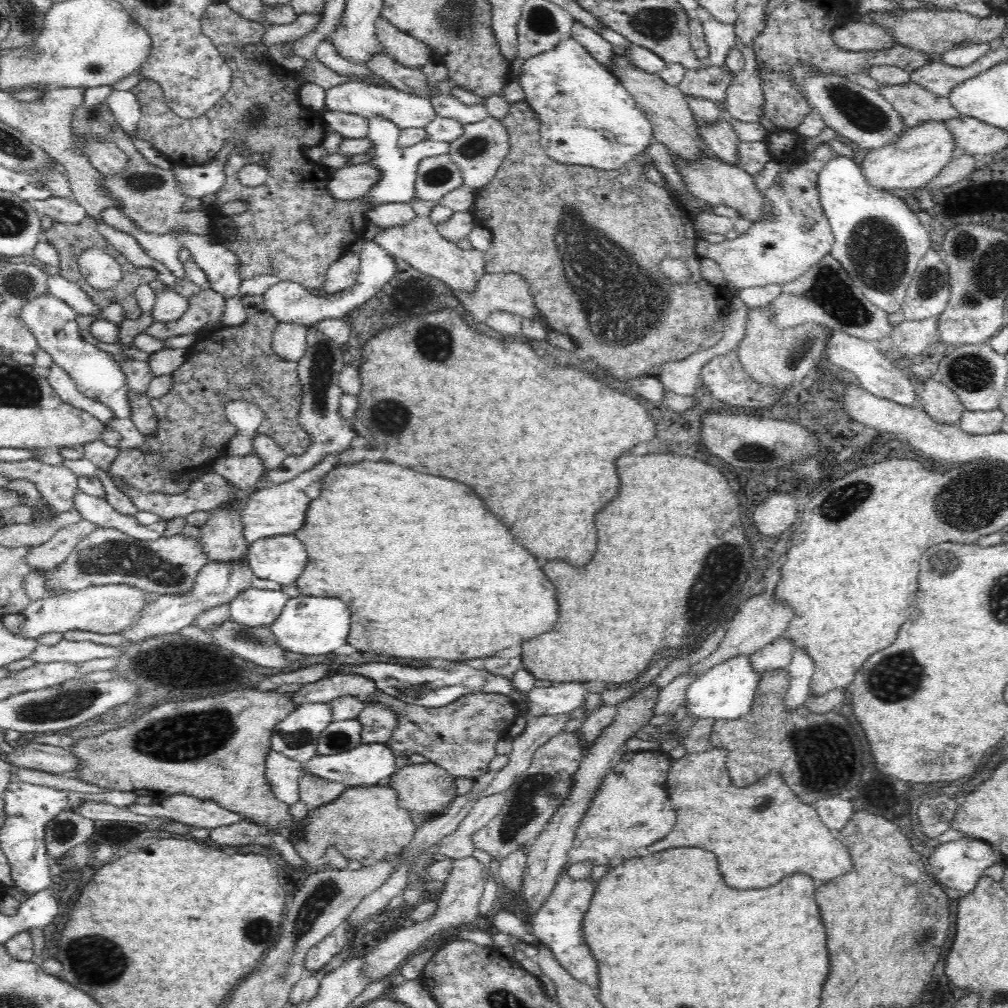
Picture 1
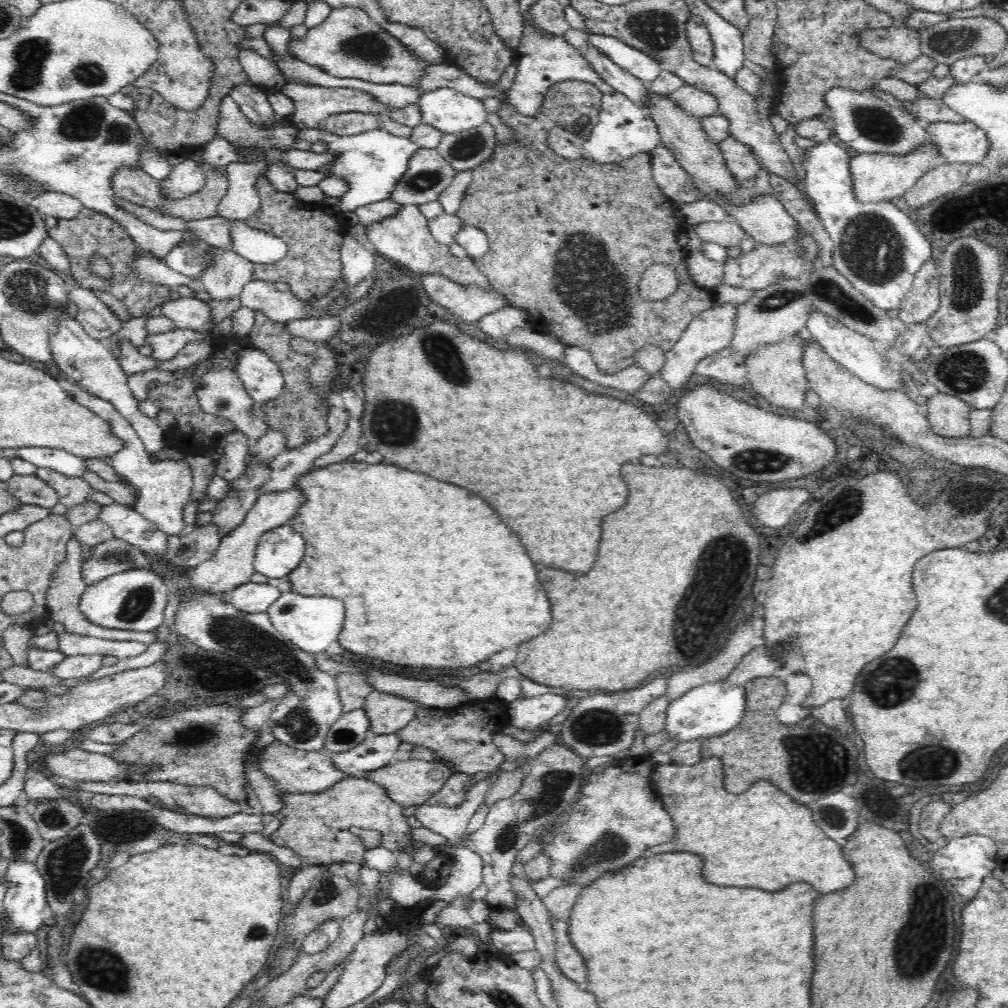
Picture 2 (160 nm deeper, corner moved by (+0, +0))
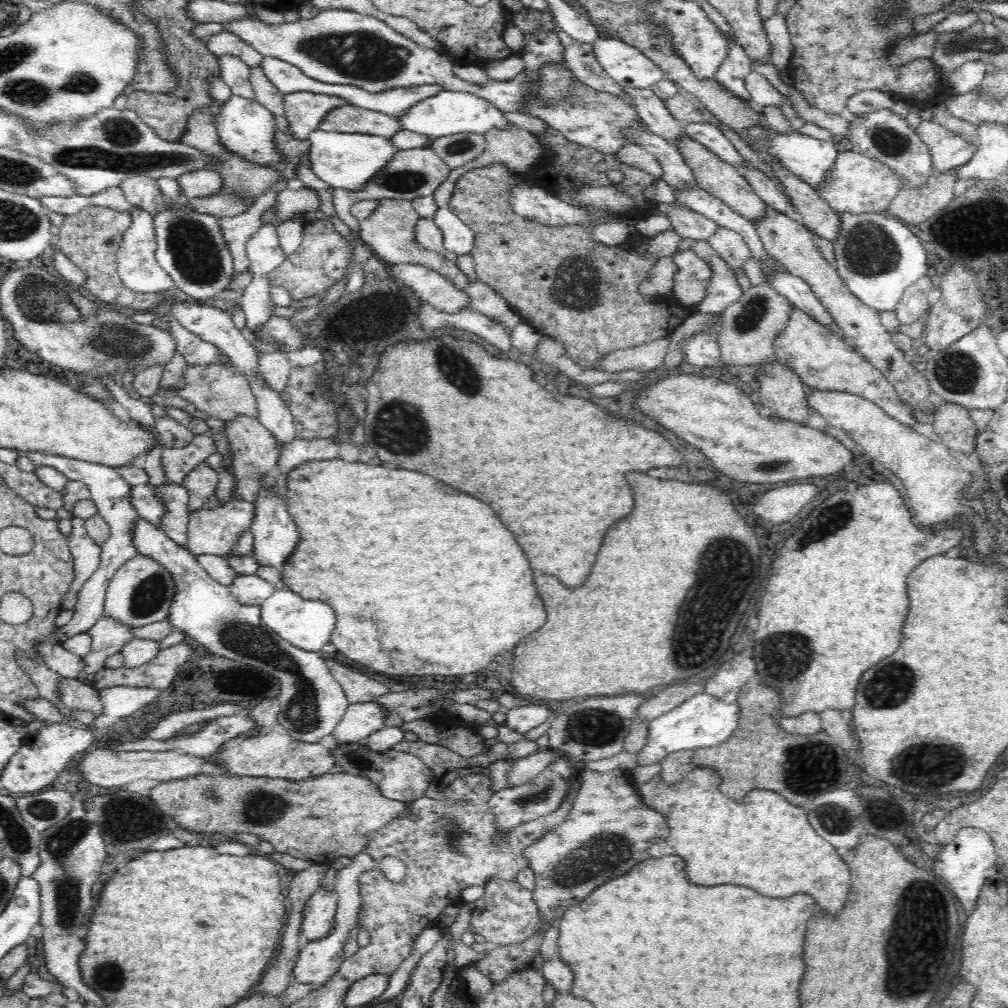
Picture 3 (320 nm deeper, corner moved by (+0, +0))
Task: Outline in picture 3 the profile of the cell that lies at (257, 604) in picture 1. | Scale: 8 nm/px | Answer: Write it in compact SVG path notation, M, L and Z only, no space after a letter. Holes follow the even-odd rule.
M237 574L229 589L240 604L261 607L277 587L258 575Z

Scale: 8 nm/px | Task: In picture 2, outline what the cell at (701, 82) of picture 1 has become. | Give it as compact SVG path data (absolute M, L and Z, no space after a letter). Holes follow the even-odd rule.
M684 84L678 90L671 92L669 98L675 100L682 110L685 110L688 114L700 120L705 118L704 116L717 114L719 110L718 101L713 94L704 92L689 84Z

